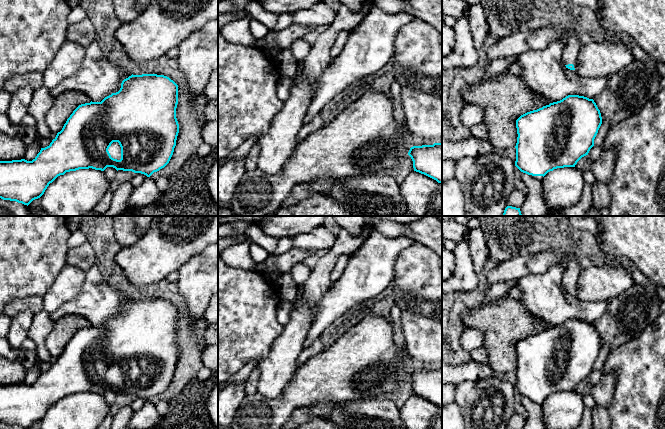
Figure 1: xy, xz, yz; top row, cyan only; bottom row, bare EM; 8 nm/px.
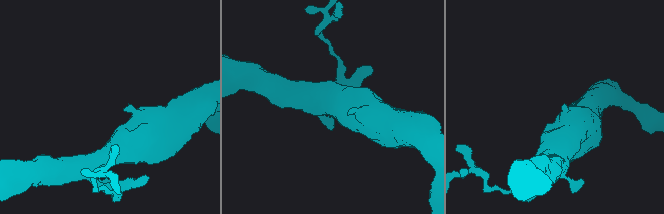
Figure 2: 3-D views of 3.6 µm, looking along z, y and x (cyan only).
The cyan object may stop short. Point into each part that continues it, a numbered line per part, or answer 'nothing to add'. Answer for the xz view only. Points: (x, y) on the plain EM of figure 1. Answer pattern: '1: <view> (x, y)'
nothing to add

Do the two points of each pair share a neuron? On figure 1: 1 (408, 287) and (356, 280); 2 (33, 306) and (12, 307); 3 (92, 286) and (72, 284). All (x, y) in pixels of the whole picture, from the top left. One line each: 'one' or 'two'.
1: two
2: one
3: two

